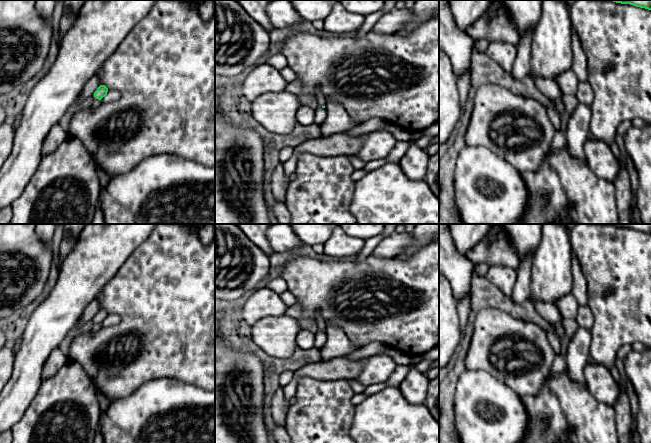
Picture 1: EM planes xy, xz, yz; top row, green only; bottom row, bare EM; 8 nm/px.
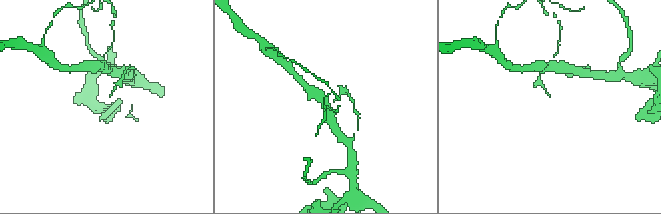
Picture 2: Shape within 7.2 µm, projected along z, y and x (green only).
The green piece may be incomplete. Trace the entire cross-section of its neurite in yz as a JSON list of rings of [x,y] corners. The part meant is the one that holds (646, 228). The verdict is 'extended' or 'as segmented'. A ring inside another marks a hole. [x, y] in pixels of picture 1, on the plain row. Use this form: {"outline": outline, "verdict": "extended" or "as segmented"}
{"outline": [[[599,224],[599,225],[613,225],[621,228],[630,228],[636,231],[651,234],[651,224]]], "verdict": "as segmented"}

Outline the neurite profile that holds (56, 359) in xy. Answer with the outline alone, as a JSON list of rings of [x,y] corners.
[[[59,348],[52,350],[43,365],[42,380],[44,381],[48,378],[51,378],[68,361],[69,359]]]

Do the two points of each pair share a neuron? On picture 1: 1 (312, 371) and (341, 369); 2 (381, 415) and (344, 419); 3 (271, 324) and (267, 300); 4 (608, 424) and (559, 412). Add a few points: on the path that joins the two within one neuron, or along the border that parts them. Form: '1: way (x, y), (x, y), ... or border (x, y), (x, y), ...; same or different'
1: way (319, 370), (334, 369); same
2: border (356, 406), (349, 432); different
3: border (284, 313), (265, 316), (251, 326); different
4: way (596, 424), (593, 424), (579, 412), (571, 412); same

